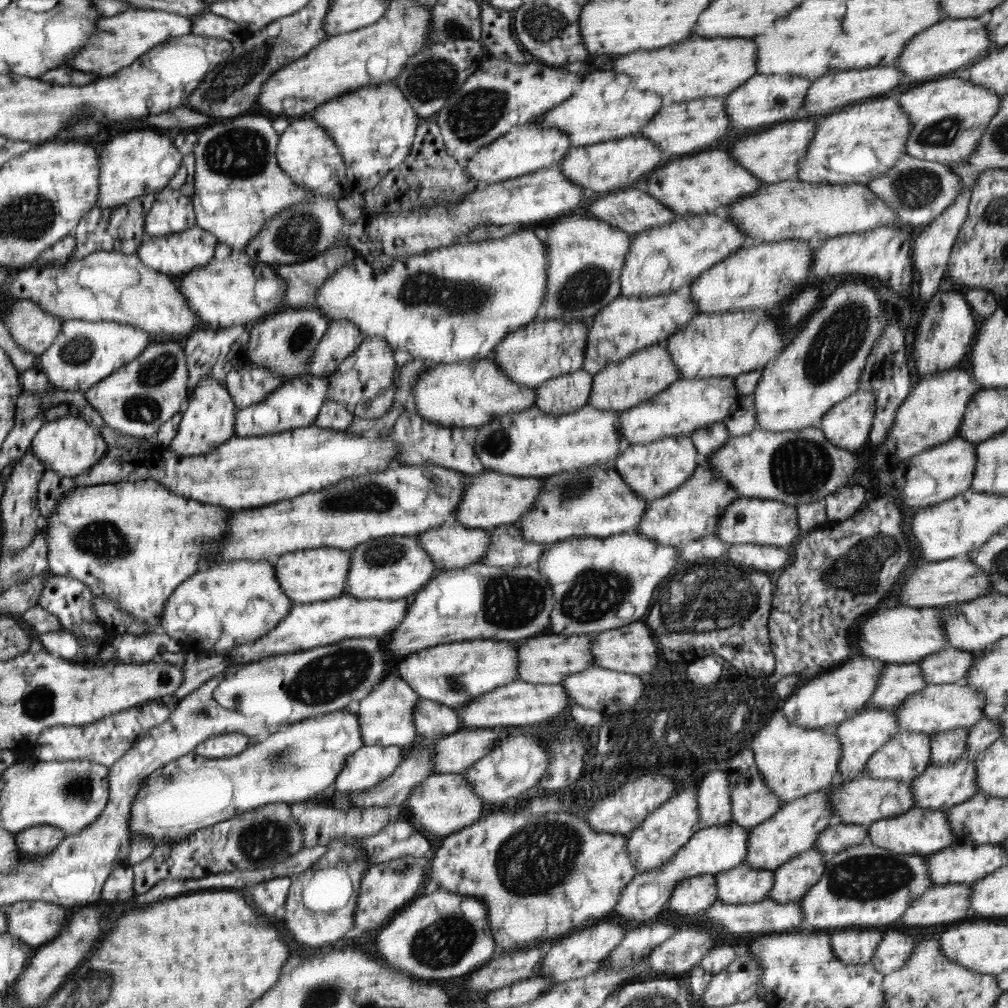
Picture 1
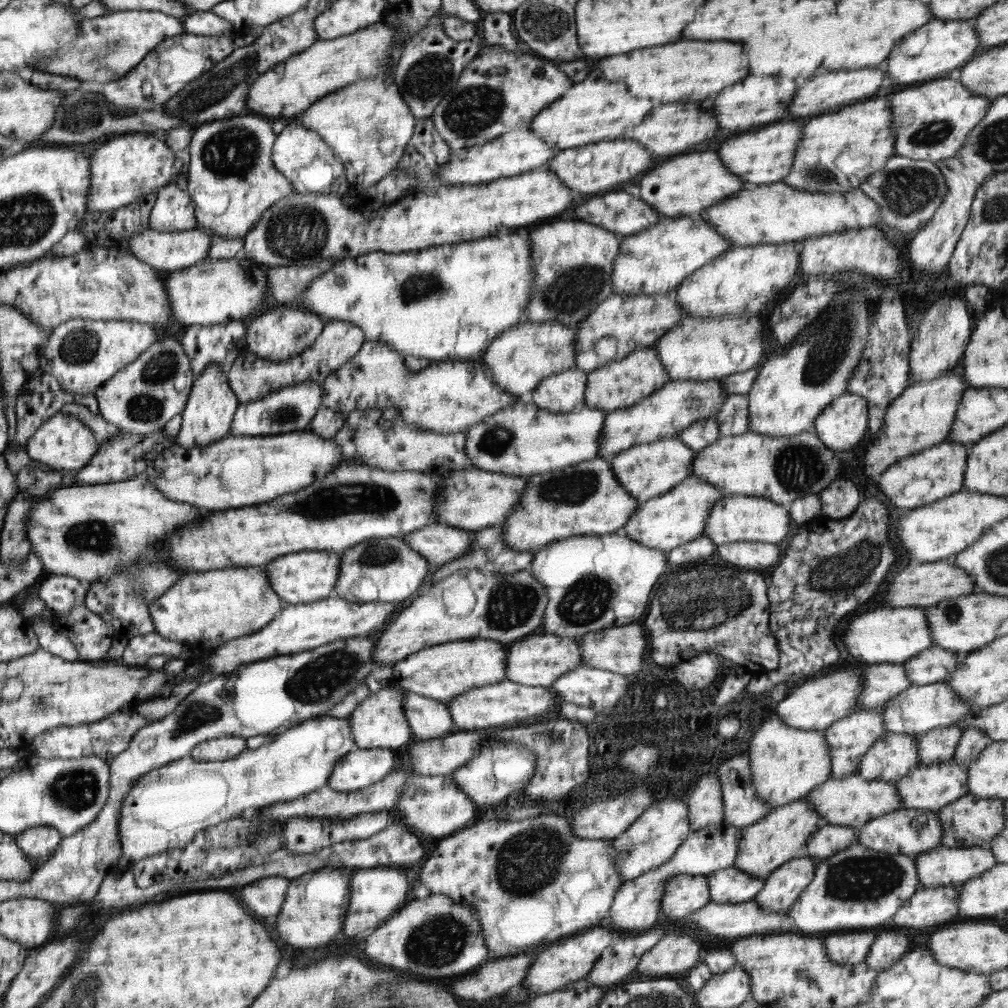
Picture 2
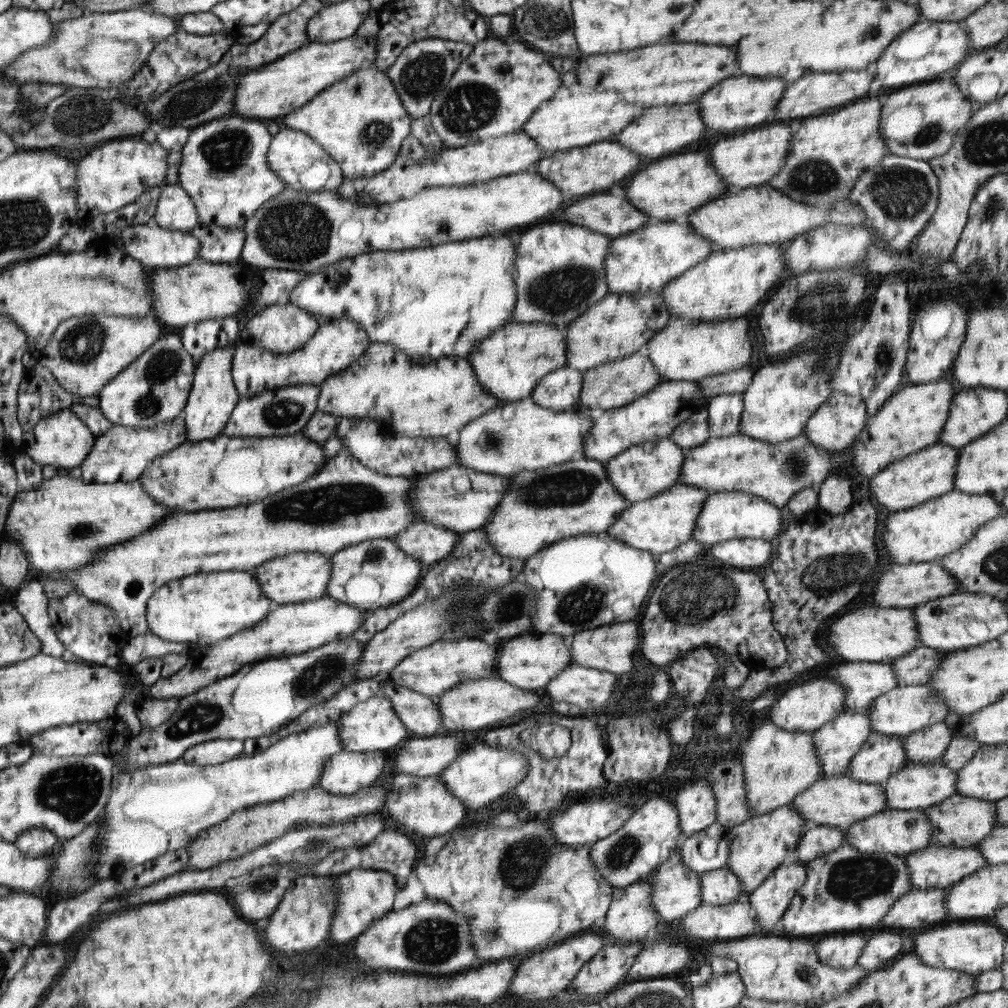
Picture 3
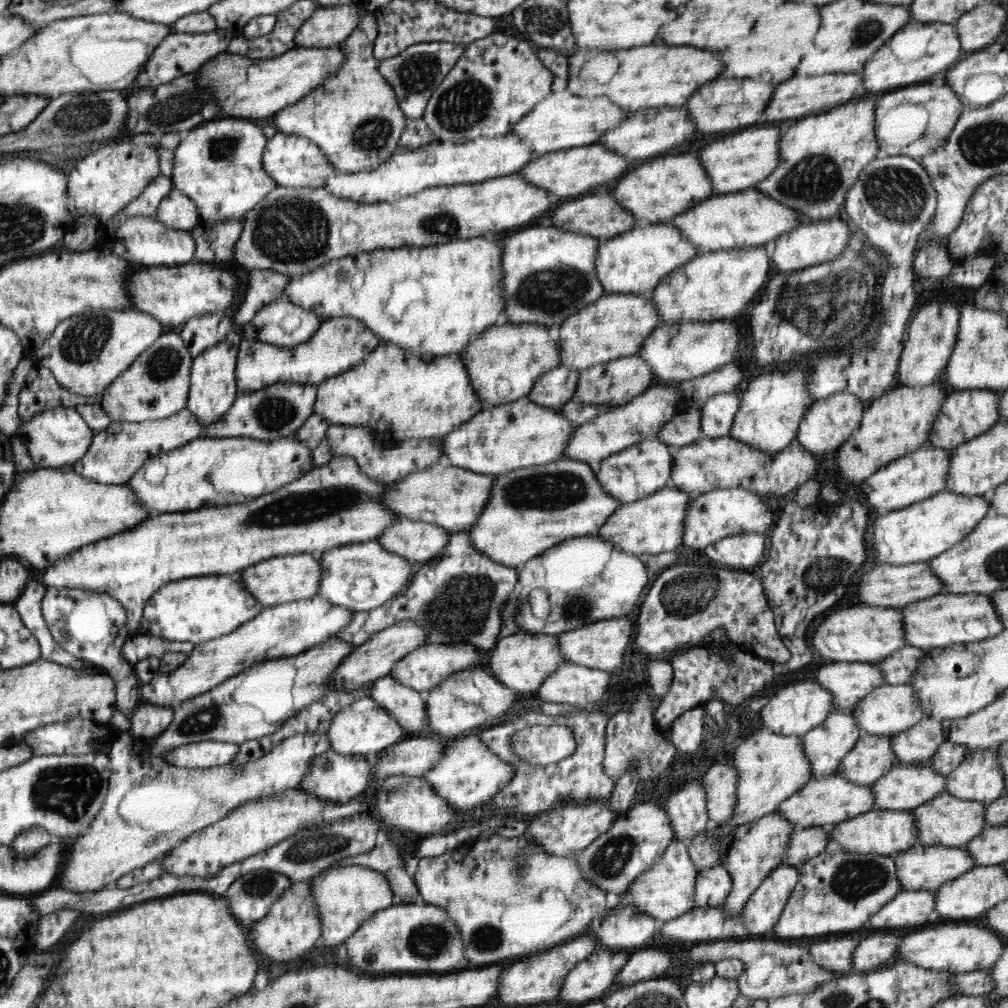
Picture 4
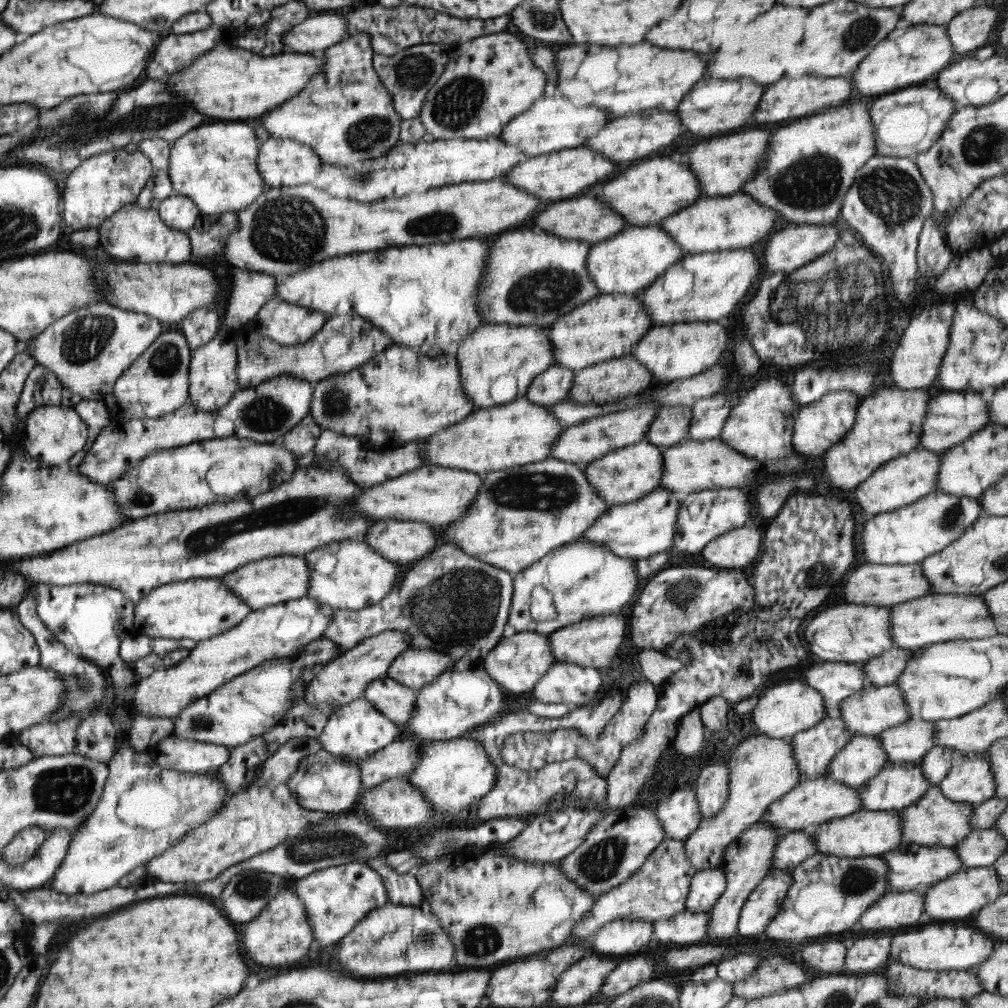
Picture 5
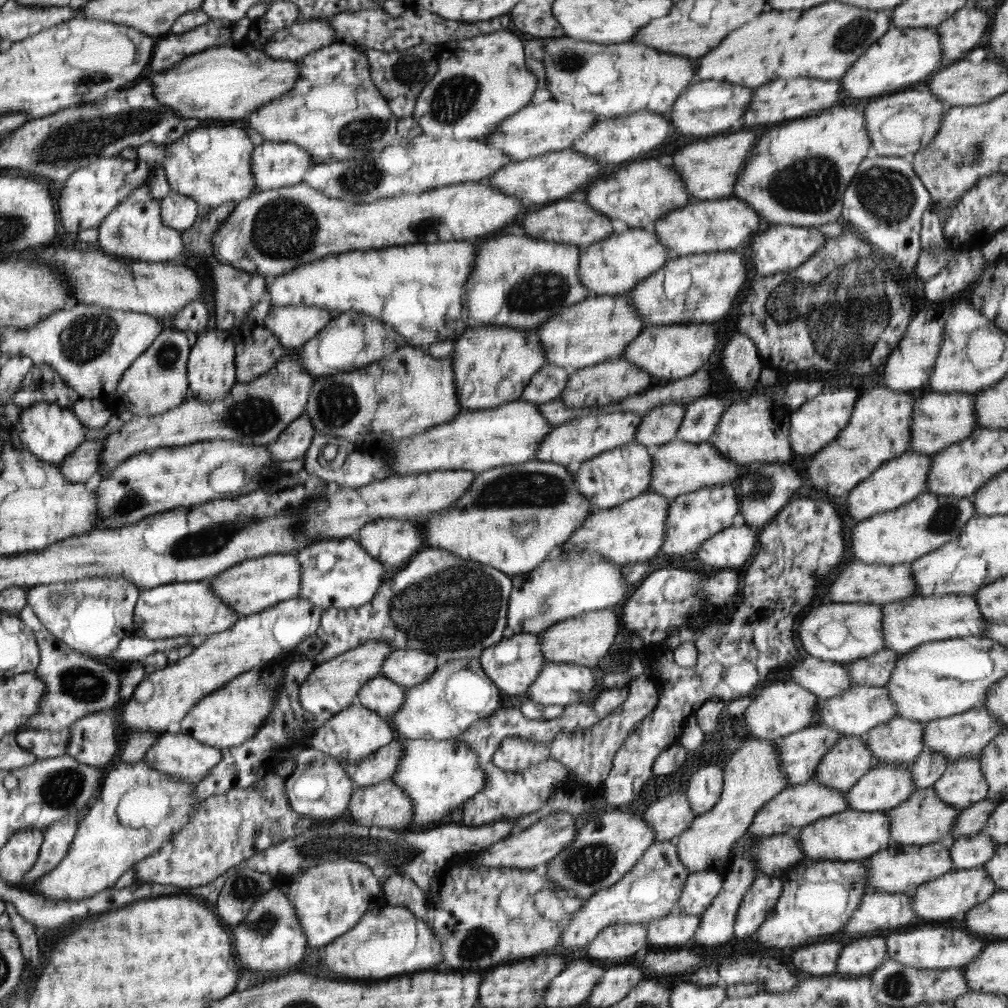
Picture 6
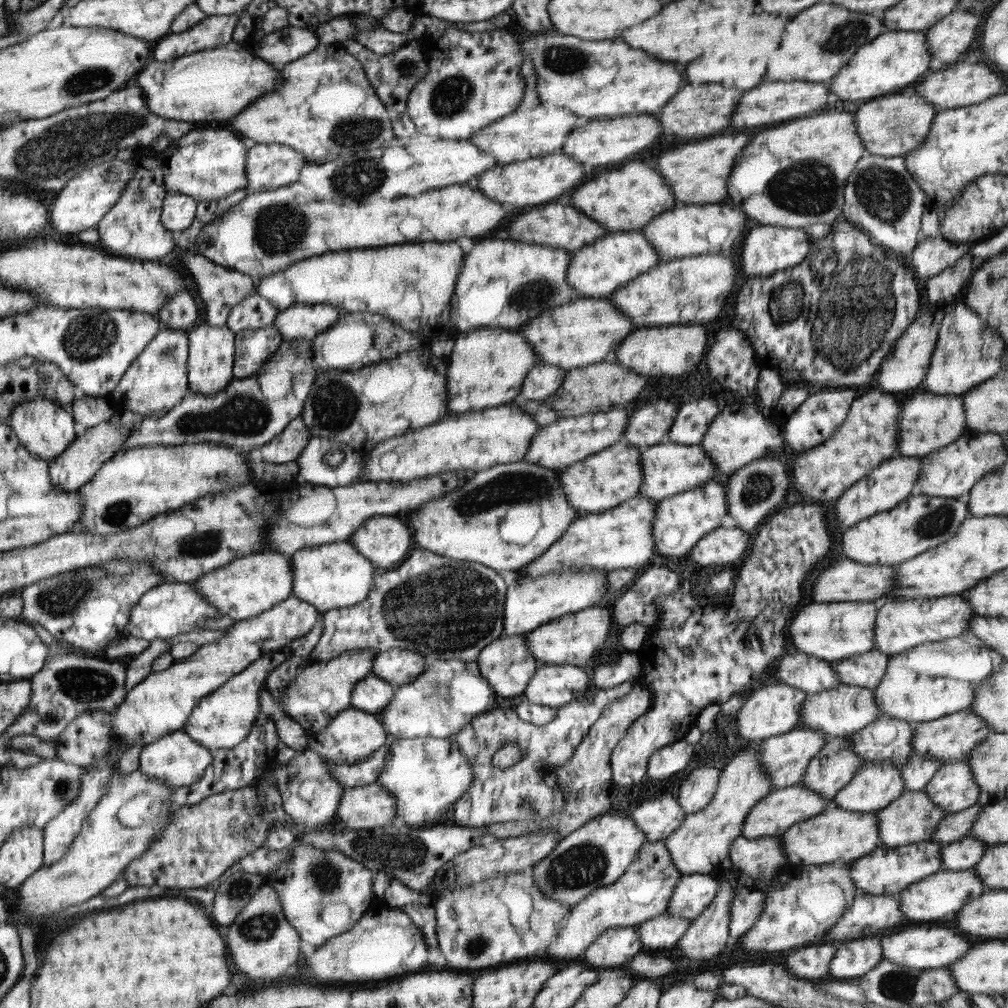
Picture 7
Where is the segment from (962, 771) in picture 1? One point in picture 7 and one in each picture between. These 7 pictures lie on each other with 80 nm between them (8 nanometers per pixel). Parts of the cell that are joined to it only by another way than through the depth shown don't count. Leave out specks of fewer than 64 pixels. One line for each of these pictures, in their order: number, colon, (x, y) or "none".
2: (931, 787)
3: (918, 786)
4: (905, 787)
5: (896, 787)
6: (884, 787)
7: (876, 785)

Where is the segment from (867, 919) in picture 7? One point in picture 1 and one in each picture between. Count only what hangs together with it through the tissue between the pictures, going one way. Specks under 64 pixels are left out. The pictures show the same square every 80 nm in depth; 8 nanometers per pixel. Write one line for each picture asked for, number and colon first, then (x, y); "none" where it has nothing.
1: (939, 904)
2: (929, 906)
3: (917, 907)
4: (909, 908)
5: (896, 909)
6: (877, 911)

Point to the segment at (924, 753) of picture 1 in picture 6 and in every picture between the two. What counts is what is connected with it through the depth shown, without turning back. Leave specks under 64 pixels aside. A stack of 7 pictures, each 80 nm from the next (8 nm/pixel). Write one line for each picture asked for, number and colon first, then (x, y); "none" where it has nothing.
2: (893, 756)
3: (882, 756)
4: (872, 757)
5: (861, 759)
6: (849, 759)

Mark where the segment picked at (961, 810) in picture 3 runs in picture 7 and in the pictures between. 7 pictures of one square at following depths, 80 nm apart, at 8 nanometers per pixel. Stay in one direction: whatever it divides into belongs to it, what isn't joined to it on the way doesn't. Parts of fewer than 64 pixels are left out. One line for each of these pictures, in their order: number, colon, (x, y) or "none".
4: (945, 821)
5: (933, 820)
6: (922, 820)
7: (912, 818)

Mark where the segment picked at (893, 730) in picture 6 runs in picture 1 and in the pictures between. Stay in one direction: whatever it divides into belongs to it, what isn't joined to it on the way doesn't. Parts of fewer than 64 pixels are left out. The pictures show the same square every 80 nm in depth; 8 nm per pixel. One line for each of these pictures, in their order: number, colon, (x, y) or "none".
1: (948, 747)
2: (939, 744)
3: (928, 745)
4: (915, 746)
5: (906, 744)

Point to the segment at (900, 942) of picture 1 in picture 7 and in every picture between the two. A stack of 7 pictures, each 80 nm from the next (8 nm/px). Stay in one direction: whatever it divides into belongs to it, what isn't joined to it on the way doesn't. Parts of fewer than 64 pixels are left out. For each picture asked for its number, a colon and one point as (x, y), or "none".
2: (888, 949)
3: (881, 950)
4: (876, 951)
5: (867, 955)
6: (861, 957)
7: (853, 958)

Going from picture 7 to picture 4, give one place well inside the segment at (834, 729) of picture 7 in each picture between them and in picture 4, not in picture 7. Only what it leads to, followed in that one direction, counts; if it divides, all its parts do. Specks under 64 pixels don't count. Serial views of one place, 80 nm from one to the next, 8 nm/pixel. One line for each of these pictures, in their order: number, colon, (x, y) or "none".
4: (888, 710)
5: (874, 709)
6: (855, 712)

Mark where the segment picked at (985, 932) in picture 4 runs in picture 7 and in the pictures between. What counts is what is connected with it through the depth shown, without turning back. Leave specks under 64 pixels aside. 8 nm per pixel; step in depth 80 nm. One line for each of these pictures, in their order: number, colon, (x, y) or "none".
5: (940, 948)
6: (925, 948)
7: (921, 948)

